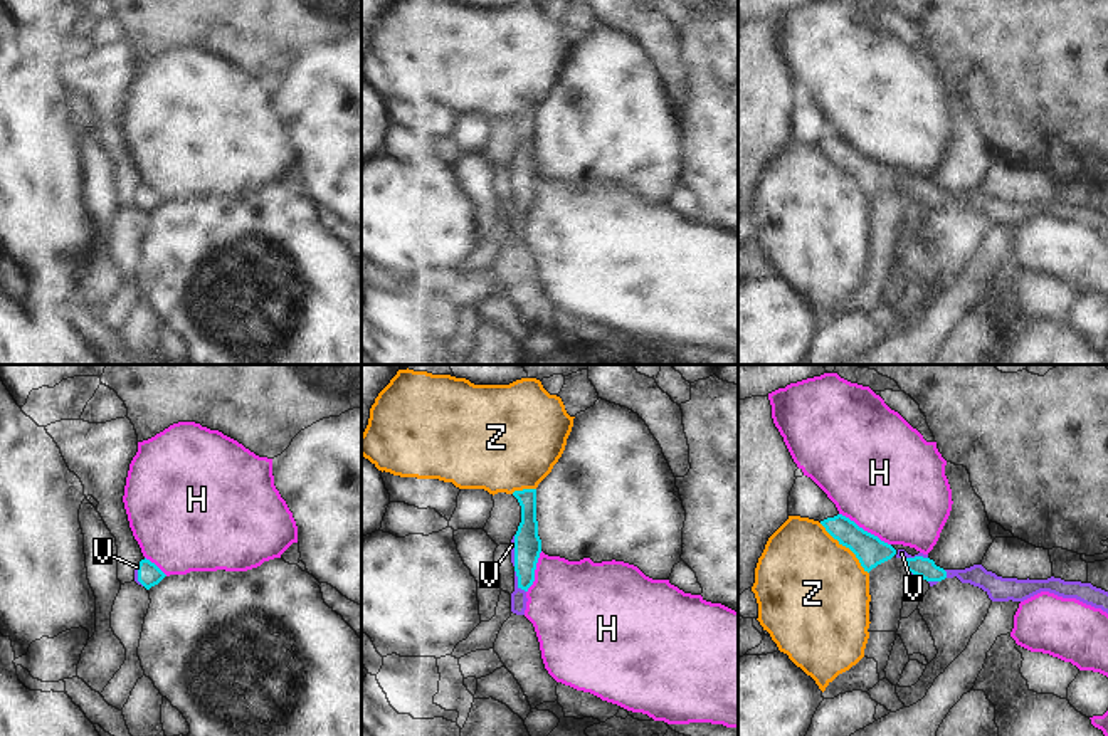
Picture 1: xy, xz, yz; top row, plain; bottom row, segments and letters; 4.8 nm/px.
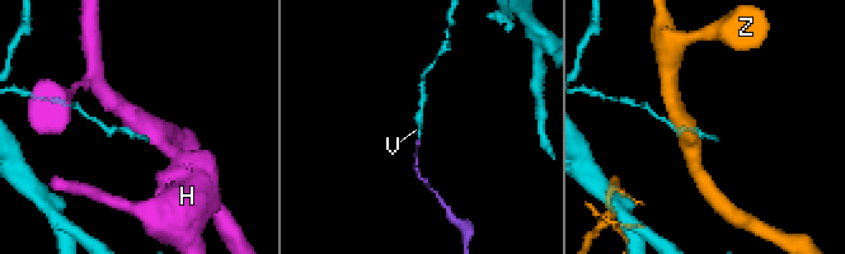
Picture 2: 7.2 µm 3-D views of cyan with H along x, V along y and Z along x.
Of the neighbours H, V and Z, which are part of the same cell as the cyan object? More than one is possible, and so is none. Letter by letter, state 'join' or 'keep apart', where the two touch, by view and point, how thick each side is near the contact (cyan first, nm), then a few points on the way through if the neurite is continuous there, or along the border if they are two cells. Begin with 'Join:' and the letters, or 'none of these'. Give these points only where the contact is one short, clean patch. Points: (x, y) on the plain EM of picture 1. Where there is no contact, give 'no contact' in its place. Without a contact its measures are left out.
Join: V
H: keep apart | yz (863, 153) | 150/500 nm
V: join | xz (518, 205) | 130/80 nm | across xz (527, 165), (525, 199), (518, 205), (518, 220)
Z: keep apart | yz (846, 170) | 150/480 nm

